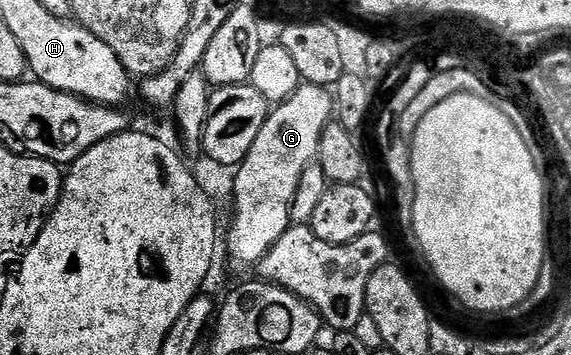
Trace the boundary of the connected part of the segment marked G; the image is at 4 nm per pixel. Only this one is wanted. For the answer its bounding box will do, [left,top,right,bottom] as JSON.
[227,82,336,268]

